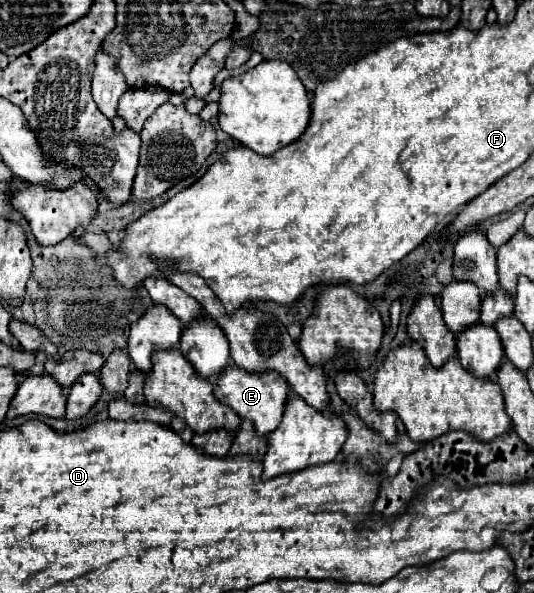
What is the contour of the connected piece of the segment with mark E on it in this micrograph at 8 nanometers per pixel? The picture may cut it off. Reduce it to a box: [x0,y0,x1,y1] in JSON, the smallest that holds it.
[214,363,288,437]

